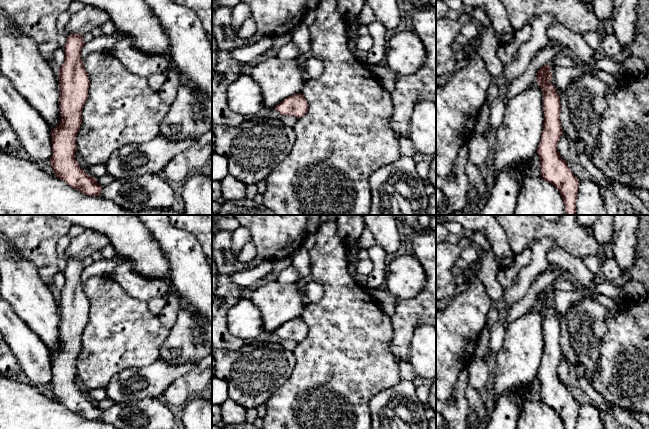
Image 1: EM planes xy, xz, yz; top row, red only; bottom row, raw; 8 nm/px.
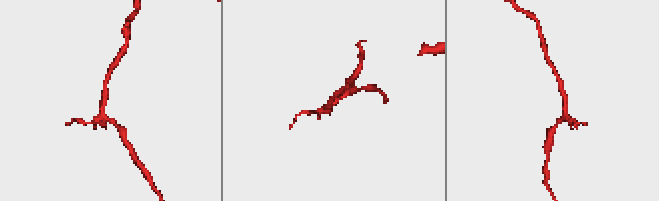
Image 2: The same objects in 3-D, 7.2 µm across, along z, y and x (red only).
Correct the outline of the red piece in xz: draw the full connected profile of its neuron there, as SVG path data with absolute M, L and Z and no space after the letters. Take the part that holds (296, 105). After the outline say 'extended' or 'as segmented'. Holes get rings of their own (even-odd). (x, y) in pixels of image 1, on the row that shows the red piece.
M302 94L285 98L274 109L281 115L303 117L308 111L308 102Z; as segmented

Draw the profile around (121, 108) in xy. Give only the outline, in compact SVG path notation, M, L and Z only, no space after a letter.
M110 51L87 54L84 68L90 86L76 147L88 166L106 164L112 153L124 145L146 143L159 134L170 106L149 87L147 78L130 72Z

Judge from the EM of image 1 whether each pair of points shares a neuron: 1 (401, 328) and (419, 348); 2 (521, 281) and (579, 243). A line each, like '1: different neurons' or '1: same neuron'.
1: different neurons
2: different neurons

